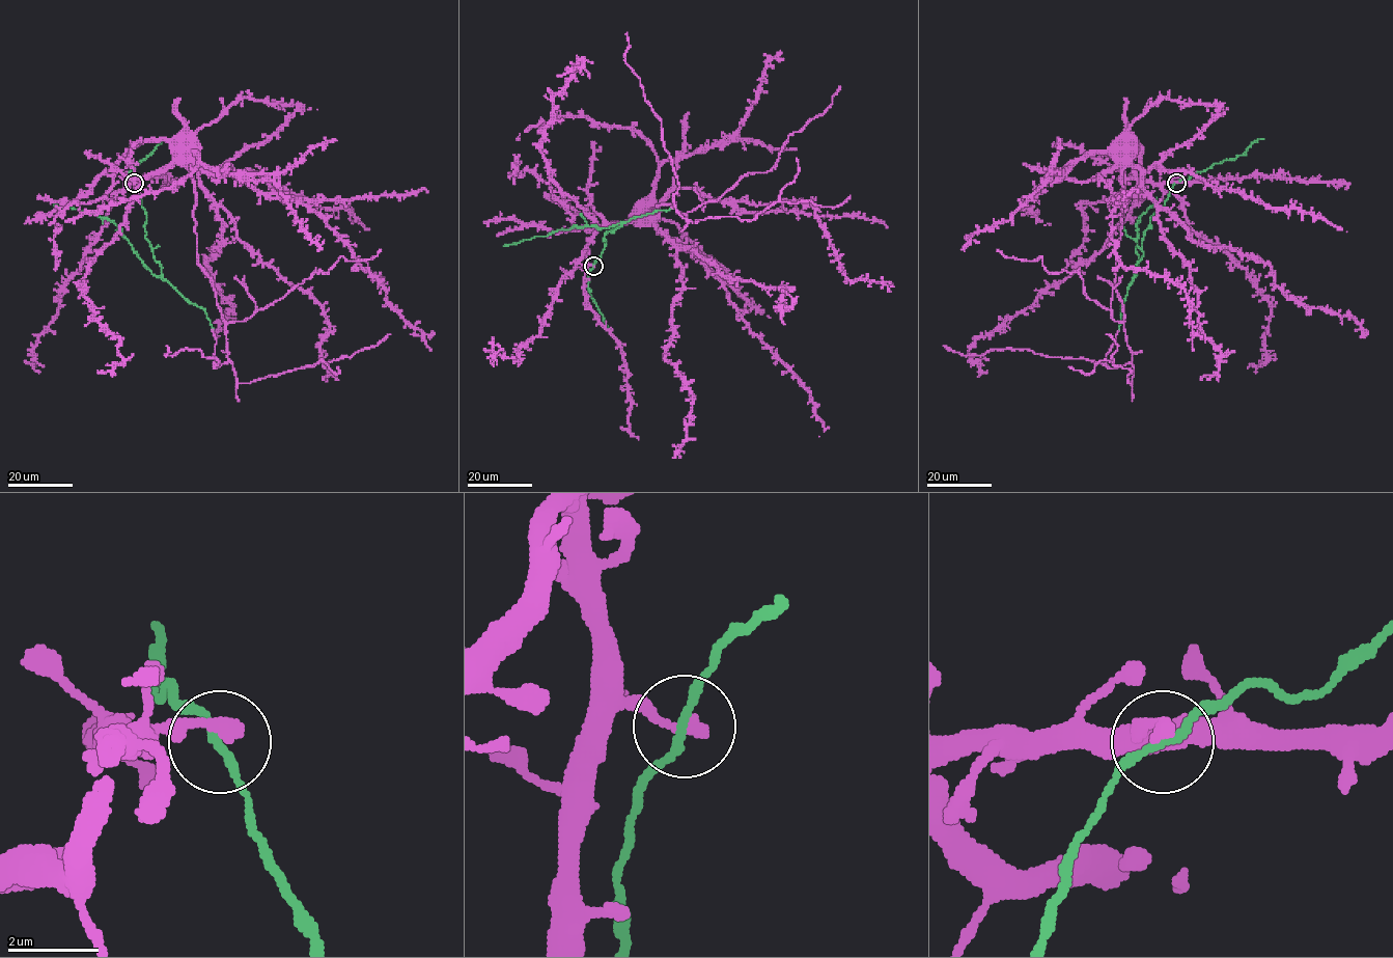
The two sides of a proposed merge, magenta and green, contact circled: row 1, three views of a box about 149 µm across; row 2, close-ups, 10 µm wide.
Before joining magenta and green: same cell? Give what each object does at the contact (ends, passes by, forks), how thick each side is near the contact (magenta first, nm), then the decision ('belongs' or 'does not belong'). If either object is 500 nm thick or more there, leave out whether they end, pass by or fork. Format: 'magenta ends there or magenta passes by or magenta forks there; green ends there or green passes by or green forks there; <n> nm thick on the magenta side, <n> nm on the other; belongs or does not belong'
magenta ends there; green passes by; 340 nm thick on the magenta side, 170 nm on the other; belongs

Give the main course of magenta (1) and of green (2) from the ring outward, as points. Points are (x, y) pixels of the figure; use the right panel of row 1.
1: (1176, 182), (1140, 181), (1124, 147)
2: (1176, 182), (1144, 231), (1143, 256), (1133, 276), (1140, 257), (1136, 250), (1136, 223), (1155, 197)

